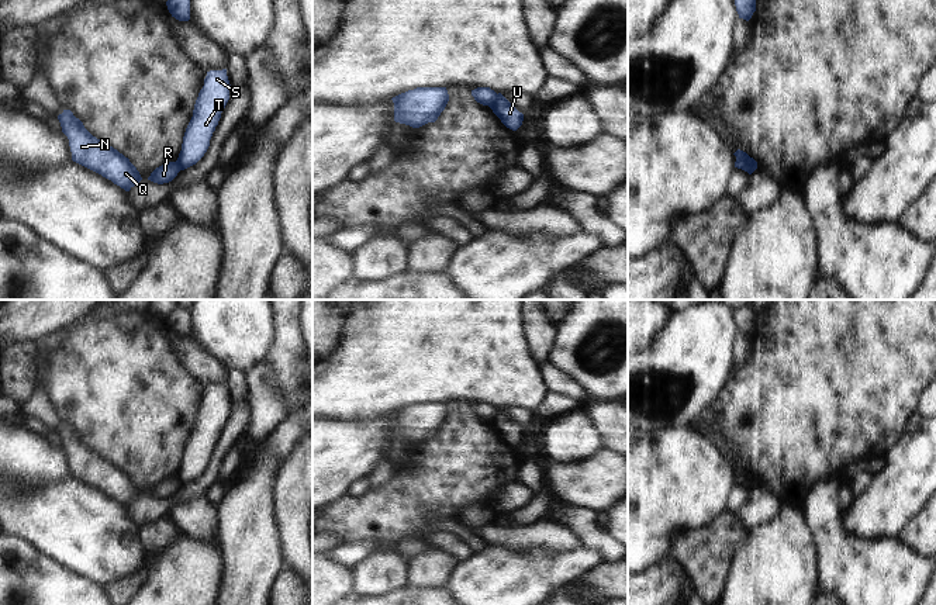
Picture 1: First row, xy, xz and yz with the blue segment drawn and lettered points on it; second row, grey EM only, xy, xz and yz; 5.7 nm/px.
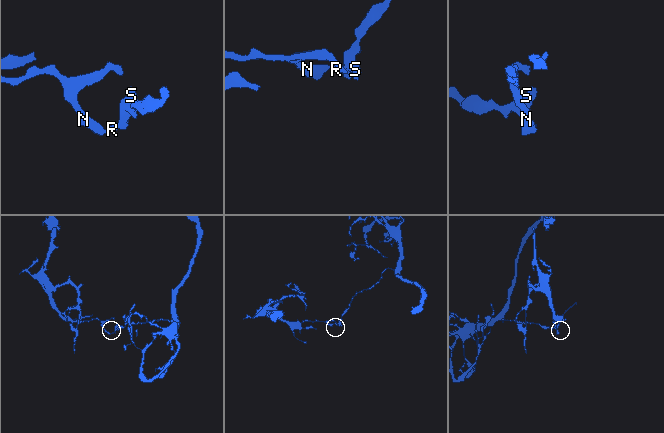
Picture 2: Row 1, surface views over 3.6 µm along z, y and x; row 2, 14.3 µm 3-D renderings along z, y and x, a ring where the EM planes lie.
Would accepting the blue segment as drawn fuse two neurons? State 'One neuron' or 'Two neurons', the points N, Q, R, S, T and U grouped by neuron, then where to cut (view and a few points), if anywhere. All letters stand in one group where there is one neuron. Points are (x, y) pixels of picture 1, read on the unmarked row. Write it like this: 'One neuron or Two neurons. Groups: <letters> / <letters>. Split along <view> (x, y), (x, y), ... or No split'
Two neurons. Groups: N Q R / S T U. Split along yz (736, 473), (753, 486).

